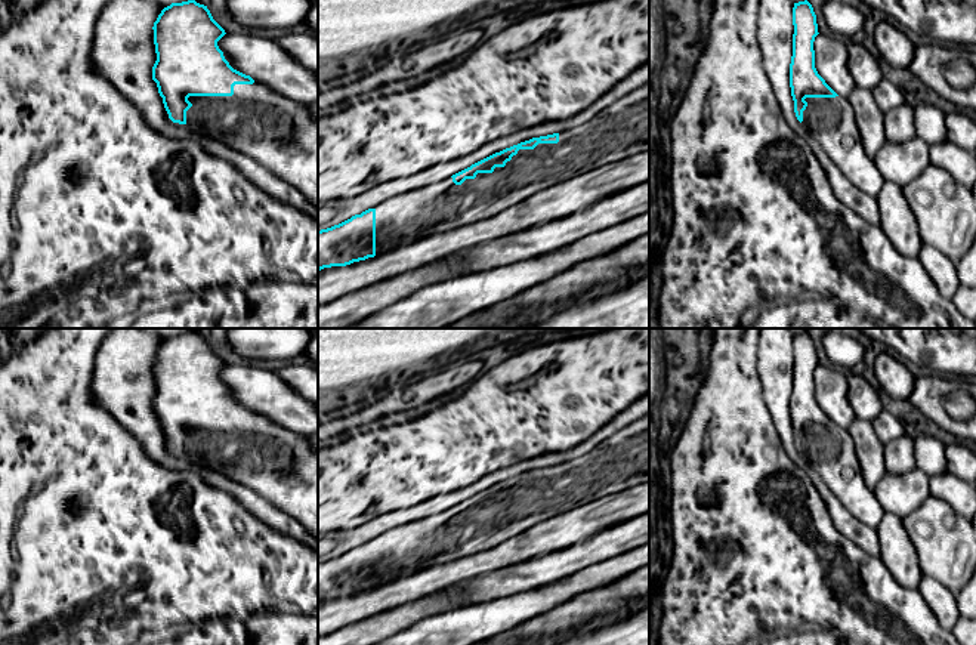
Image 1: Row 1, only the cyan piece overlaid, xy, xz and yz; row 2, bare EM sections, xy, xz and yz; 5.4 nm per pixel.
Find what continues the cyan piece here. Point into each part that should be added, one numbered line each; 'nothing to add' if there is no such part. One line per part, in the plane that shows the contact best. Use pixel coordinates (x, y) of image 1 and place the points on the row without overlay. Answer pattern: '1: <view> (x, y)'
1: xz (621, 462)

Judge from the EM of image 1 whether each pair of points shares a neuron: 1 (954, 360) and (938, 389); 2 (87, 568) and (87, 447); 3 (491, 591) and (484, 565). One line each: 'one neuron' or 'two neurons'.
1: two neurons
2: one neuron
3: two neurons

